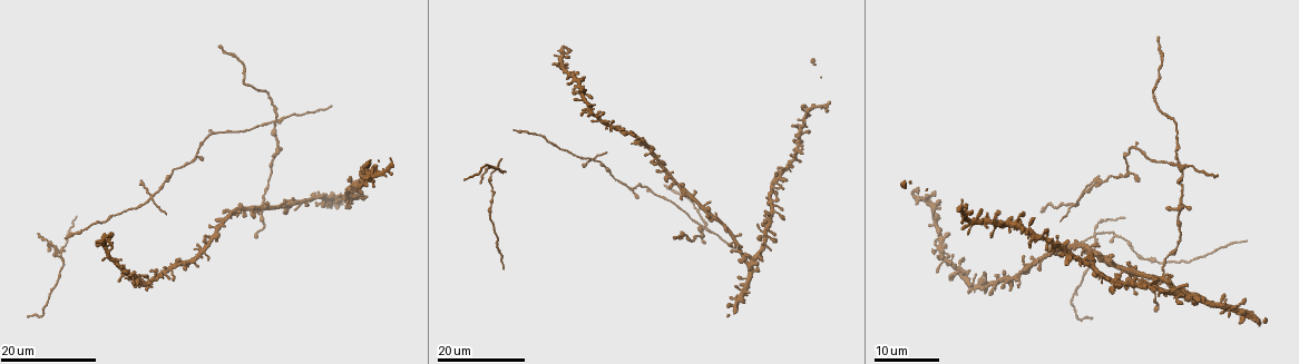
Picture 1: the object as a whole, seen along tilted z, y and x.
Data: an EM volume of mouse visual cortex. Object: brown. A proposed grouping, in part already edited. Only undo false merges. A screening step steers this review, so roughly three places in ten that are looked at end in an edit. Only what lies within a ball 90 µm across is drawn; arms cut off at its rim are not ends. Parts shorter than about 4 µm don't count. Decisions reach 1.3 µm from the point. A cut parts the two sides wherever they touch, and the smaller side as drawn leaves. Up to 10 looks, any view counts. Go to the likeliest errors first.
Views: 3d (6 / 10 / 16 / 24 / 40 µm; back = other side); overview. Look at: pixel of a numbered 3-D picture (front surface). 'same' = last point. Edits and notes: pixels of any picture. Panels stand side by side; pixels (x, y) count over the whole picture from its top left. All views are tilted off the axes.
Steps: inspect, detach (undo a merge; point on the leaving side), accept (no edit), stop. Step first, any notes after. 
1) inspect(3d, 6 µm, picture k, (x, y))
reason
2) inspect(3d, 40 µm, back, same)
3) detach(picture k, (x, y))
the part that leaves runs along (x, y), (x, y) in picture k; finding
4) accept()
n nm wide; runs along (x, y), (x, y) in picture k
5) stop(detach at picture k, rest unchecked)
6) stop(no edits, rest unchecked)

inspect(3d, 16 µm, picture 1, (1097, 234))
looks like a crossing

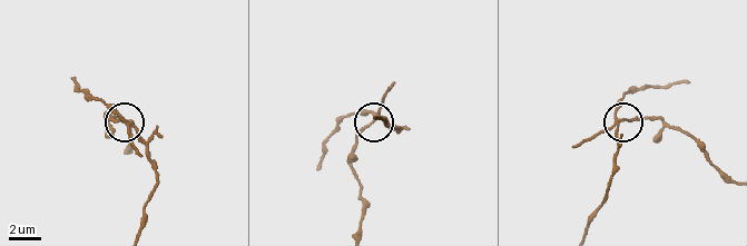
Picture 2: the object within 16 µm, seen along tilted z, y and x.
inspect(3d, 10 µm, picture 2, (132, 125))

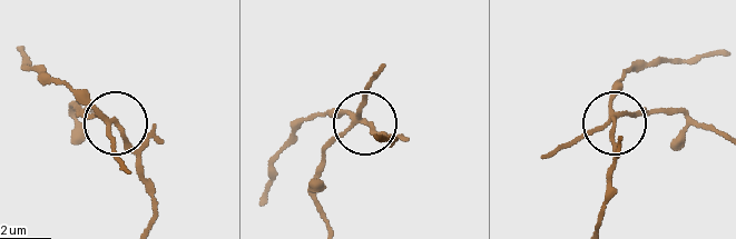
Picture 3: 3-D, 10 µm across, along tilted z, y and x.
detach(picture 3, (124, 147))
the part that leaves runs along (107, 117), (136, 158), (149, 223) in picture 3; two neurons meet here

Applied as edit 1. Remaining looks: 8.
inspect(overview)
redraw

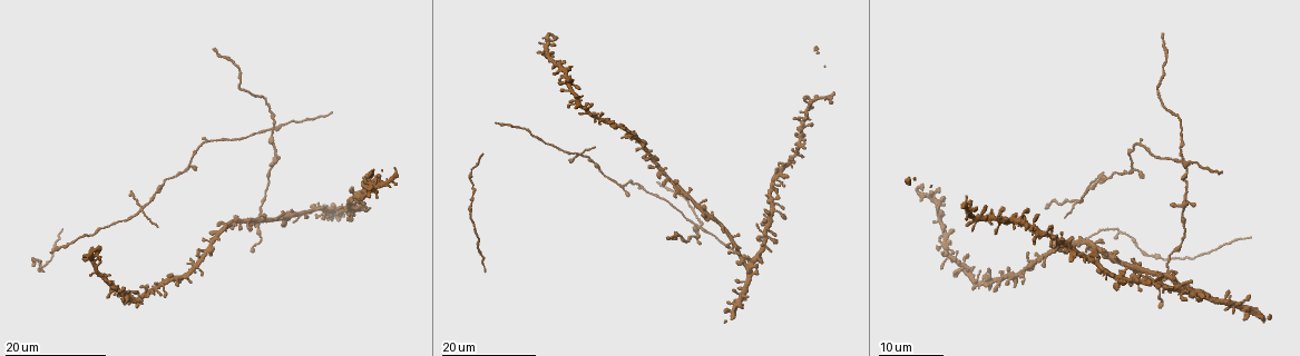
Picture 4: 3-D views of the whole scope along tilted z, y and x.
inspect(3d, 16 µm, picture 4, (269, 130))
looks like a crossing

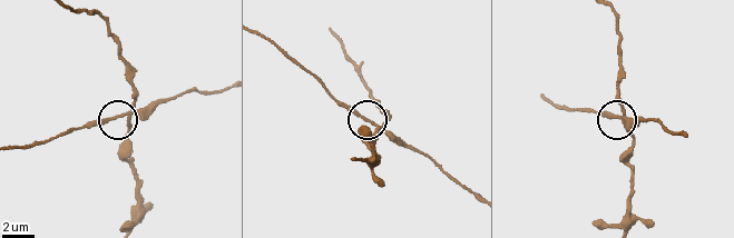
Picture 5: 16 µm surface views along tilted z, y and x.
inspect(3d, 6 µm, picture 5, (121, 114))
closer look

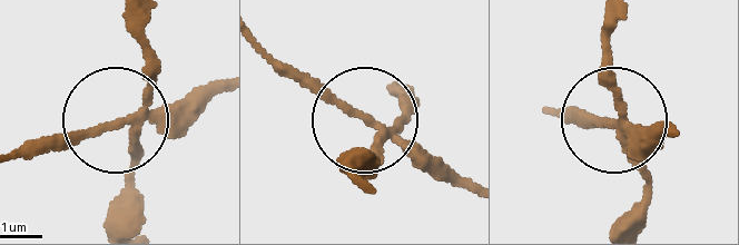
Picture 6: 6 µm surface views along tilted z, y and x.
detach(picture 6, (147, 68))
4 arms; the part that leaves runs along (143, 125), (134, 219) in picture 6; two neurons meet here

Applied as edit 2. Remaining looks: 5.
inspect(overview)
see it whole again

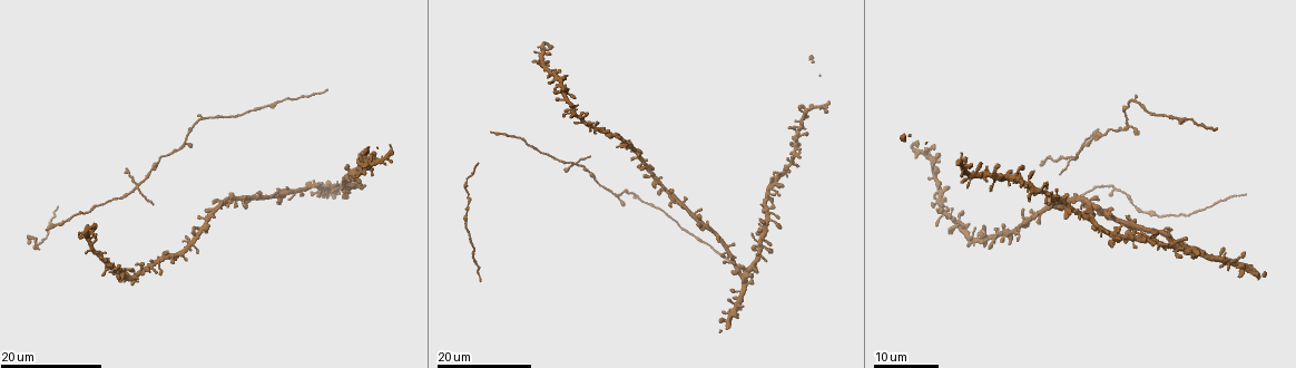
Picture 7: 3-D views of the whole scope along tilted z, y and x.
inspect(3d, 24 µm, picture 7, (1078, 153))
four arms meet

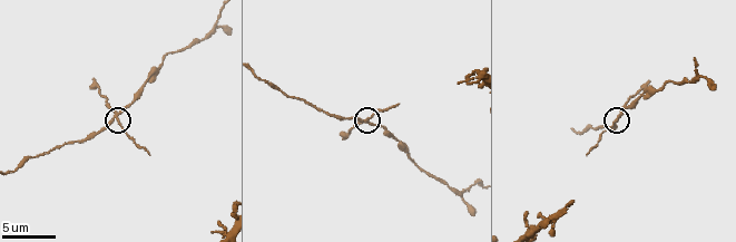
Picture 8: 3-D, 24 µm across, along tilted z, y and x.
inspect(3d, 10 µm, picture 8, (616, 120))

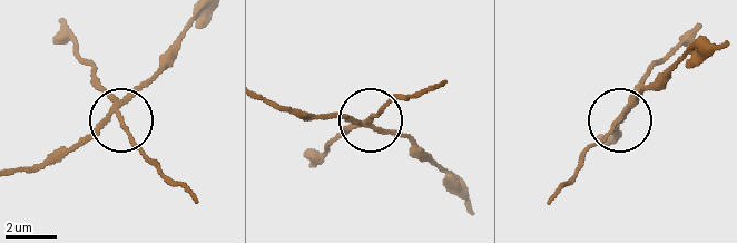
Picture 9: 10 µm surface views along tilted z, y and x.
detach(picture 9, (94, 74))
4 arms; the part that leaves runs along (111, 105), (134, 142), (196, 201) in picture 9; two neurons meet here

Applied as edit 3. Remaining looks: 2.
stop(detach at picture 3, detach at picture 6, detach at picture 9, rest unchecked)

